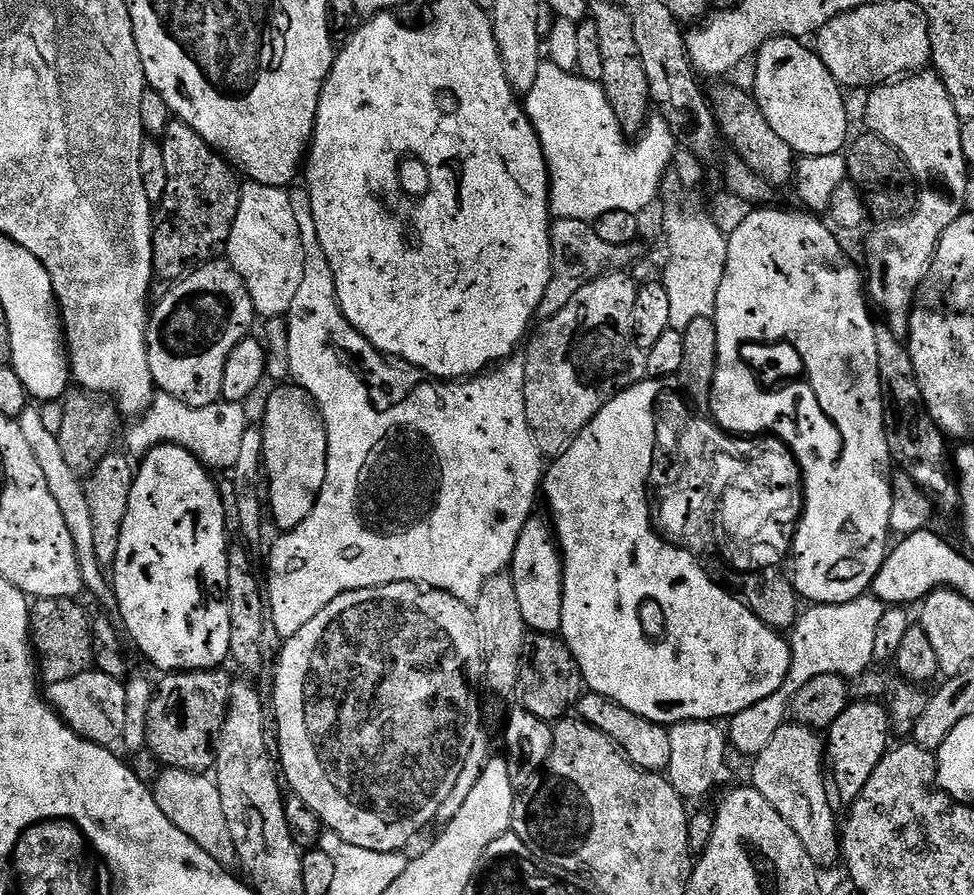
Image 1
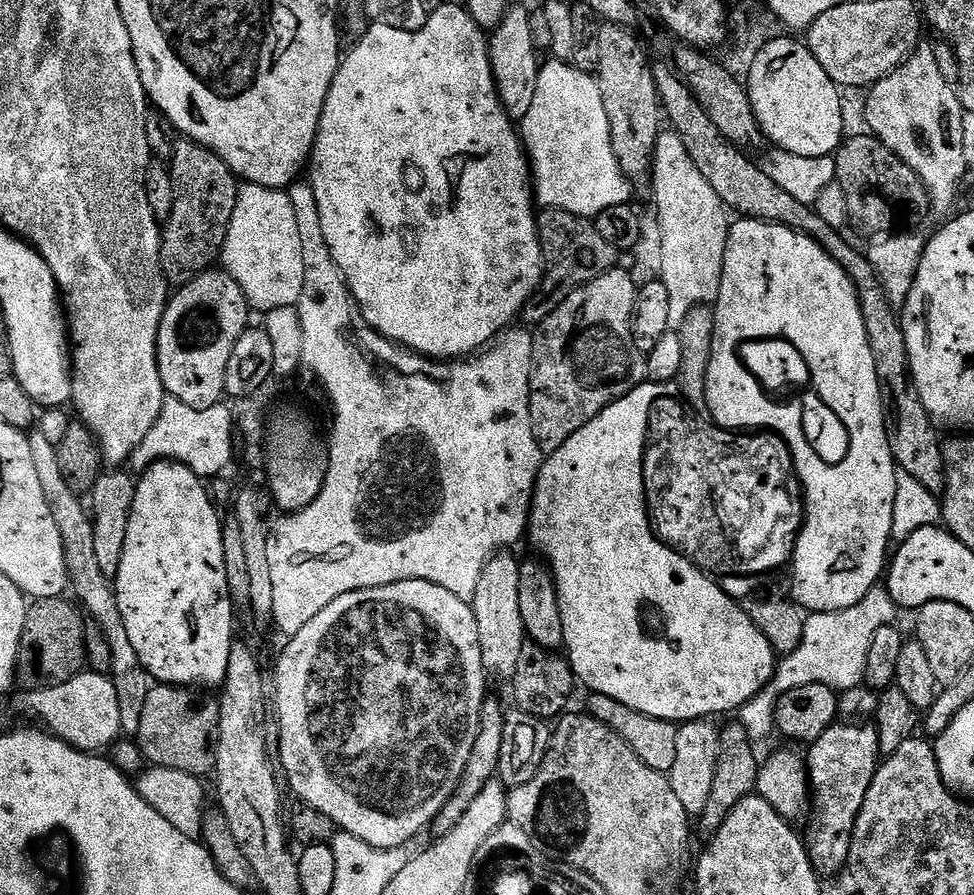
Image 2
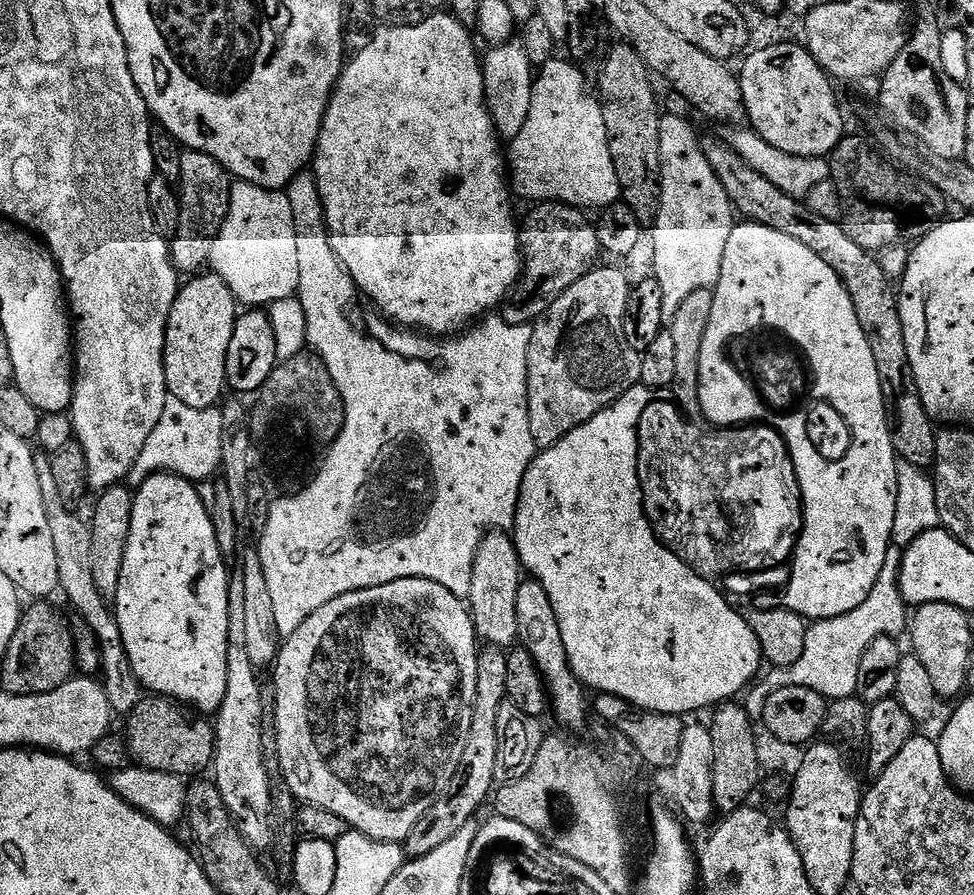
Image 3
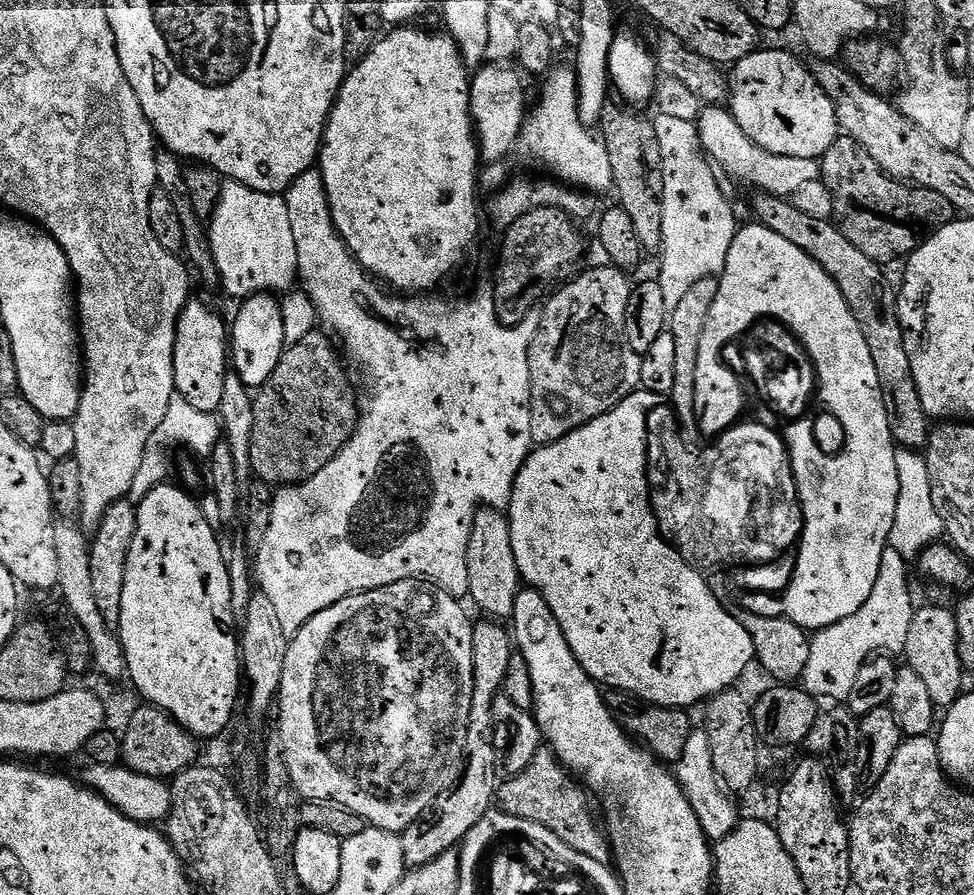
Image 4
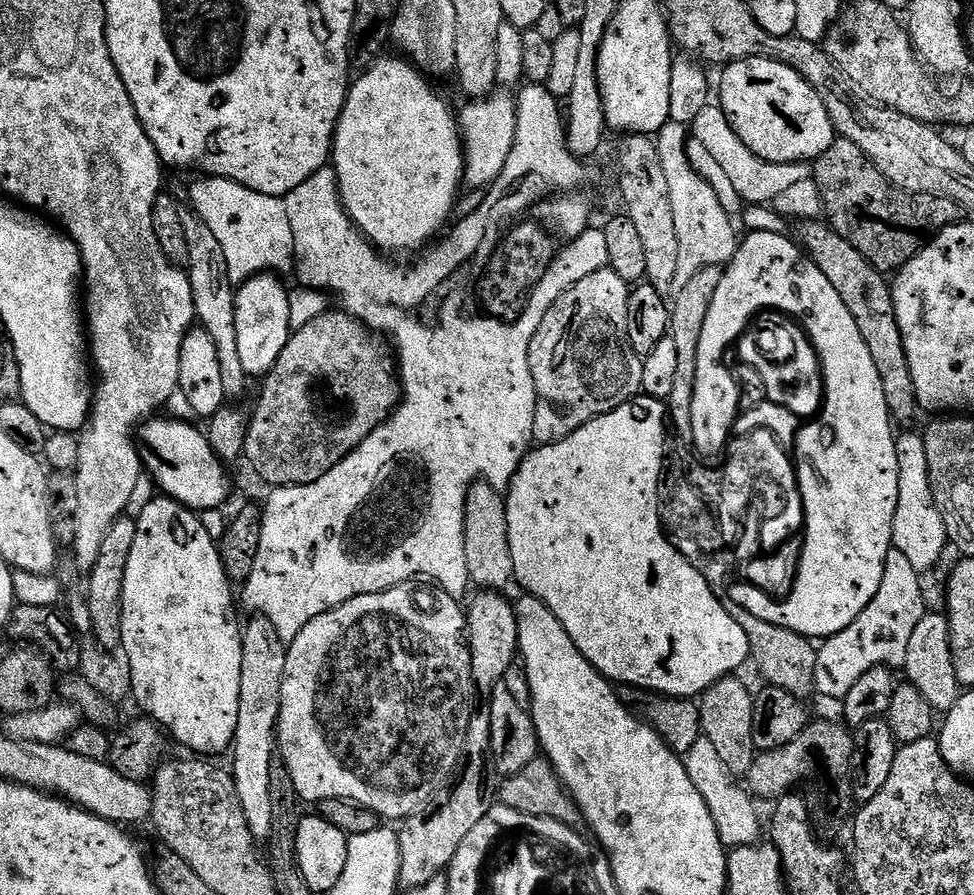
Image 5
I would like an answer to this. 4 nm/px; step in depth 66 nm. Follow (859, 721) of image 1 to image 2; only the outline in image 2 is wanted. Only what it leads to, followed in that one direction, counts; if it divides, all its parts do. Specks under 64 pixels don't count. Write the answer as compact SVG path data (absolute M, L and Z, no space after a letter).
M837 722L822 734L814 743L806 748L806 767L810 785L810 817L812 825L806 832L806 847L812 866L821 877L827 878L835 872L843 873L850 858L850 842L852 831L858 822L858 814L862 810L862 802L866 802L866 790L870 790L870 782L874 782L874 774L882 763L878 730L872 722Z

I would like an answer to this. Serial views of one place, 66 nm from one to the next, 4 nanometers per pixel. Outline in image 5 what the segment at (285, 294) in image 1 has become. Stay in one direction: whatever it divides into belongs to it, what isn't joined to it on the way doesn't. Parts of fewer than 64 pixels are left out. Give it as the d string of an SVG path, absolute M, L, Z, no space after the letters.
M214 176L200 178L196 185L191 185L190 201L218 238L234 285L243 284L251 276L293 271L294 230L290 230L290 214L286 214L281 197L258 194L258 190Z

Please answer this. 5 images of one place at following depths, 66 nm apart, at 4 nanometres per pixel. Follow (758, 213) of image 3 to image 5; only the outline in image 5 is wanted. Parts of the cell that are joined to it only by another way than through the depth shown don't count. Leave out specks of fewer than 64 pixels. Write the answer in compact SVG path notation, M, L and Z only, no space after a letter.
M823 219L805 220L795 225L795 239L807 255L826 274L830 286L838 290L838 298L846 302L846 310L850 310L858 331L866 346L870 349L870 358L874 358L874 367L878 369L878 378L882 378L882 390L886 394L888 413L897 425L908 426L918 413L914 378L910 374L910 362L906 358L906 346L902 342L902 330L898 330L898 318L894 310L892 285L889 277L880 272L842 234L833 230L831 224Z

